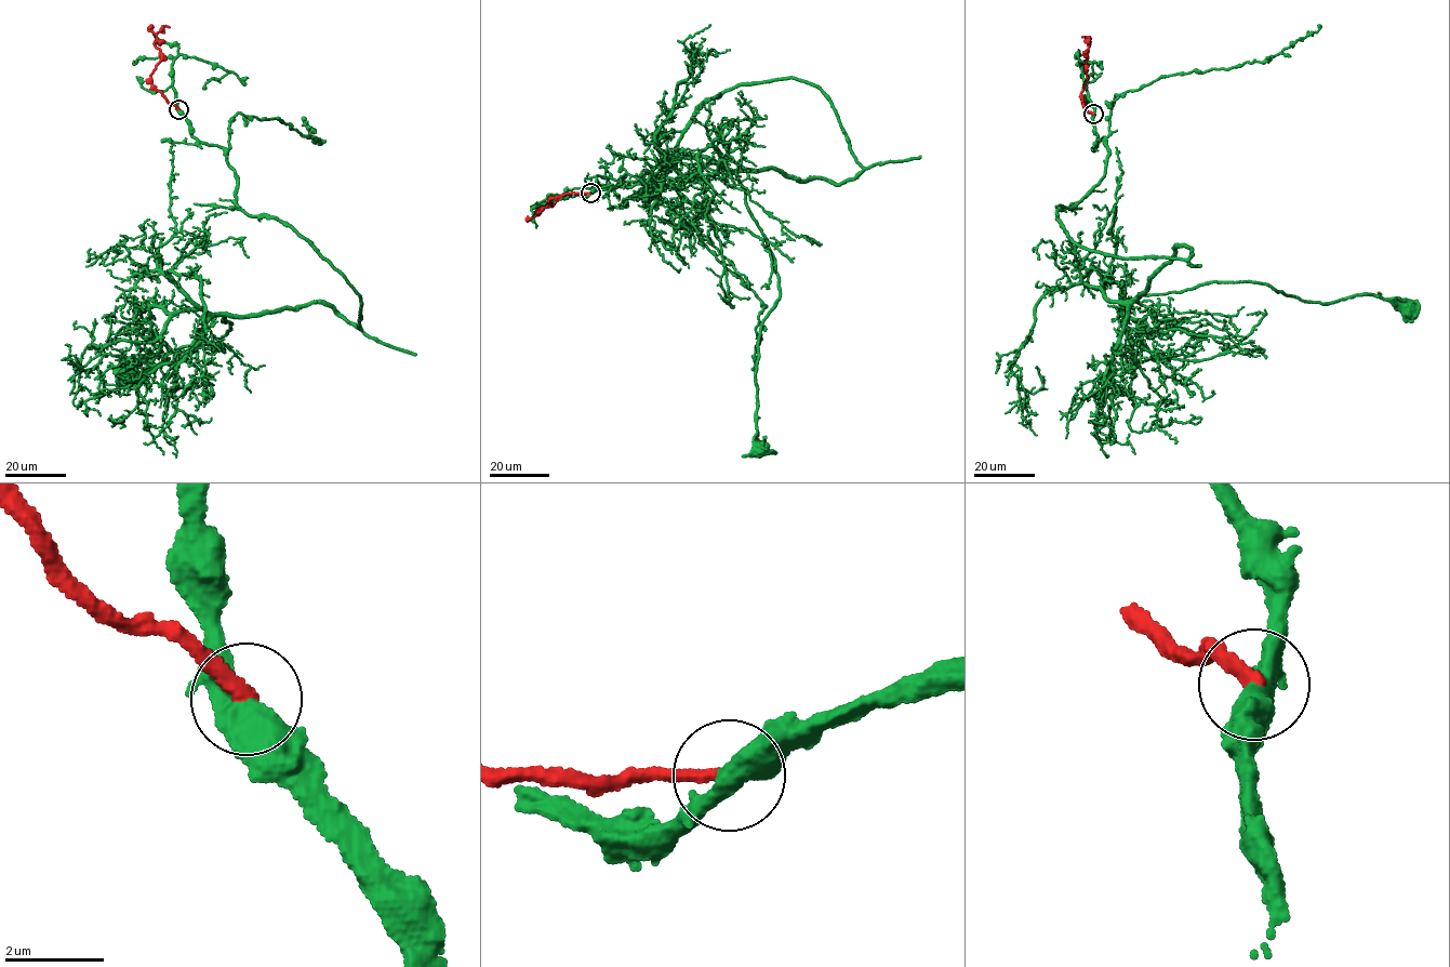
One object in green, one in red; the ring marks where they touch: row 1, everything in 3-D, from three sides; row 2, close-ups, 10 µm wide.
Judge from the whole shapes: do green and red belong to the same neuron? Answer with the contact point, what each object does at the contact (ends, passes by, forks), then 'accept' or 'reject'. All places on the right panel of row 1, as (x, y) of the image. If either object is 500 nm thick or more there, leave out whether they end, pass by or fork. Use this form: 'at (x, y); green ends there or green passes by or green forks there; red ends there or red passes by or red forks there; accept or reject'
at (1093, 114); reject

